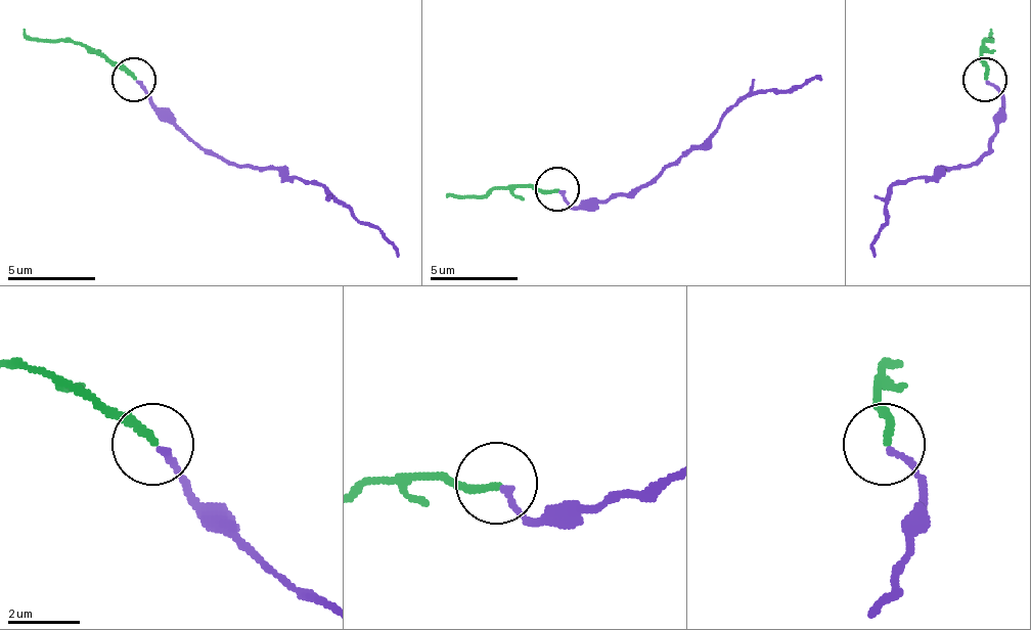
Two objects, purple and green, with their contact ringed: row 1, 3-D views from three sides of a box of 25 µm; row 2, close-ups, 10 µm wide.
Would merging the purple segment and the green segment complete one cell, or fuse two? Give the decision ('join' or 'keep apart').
join

